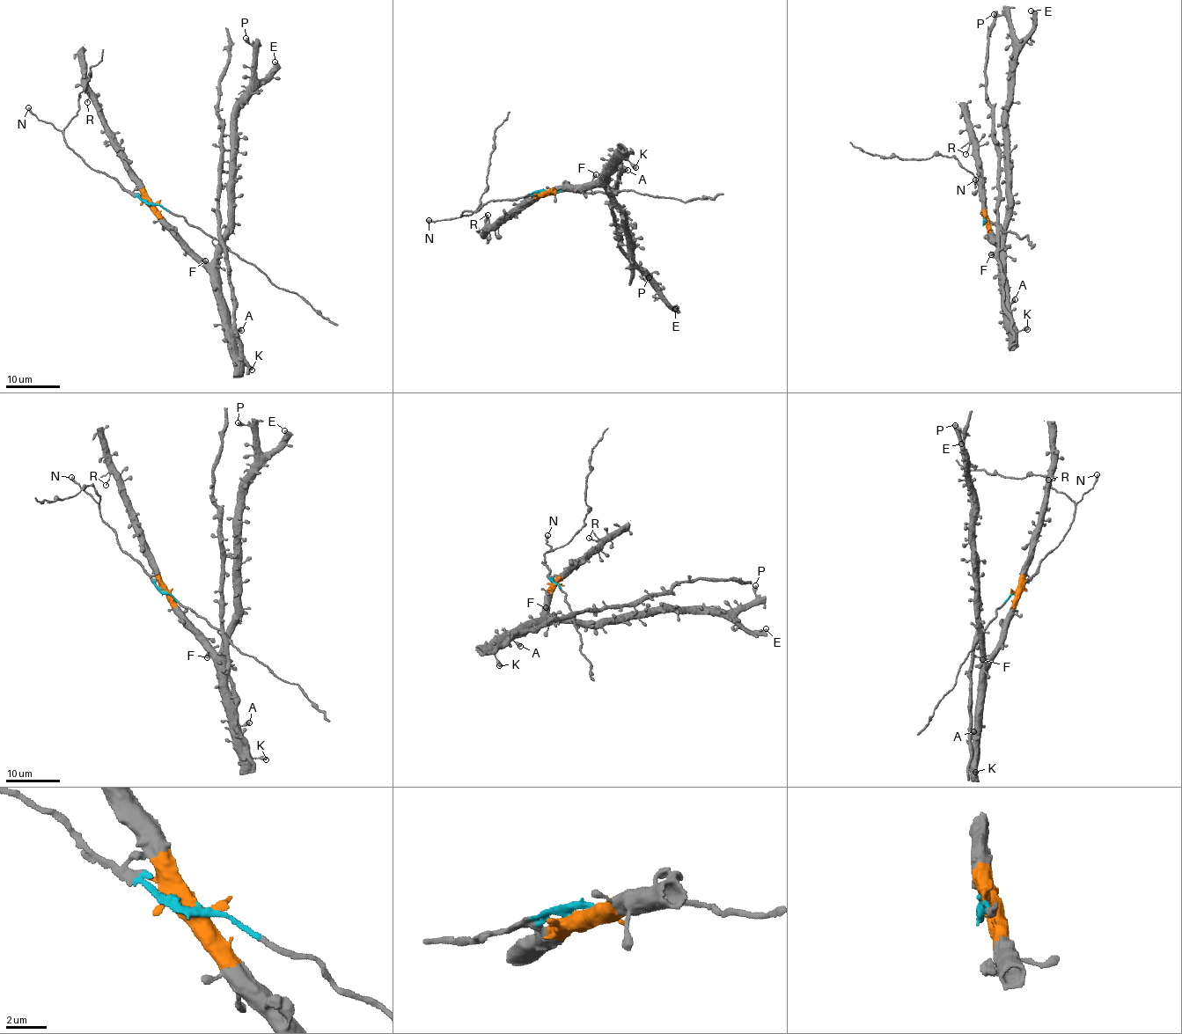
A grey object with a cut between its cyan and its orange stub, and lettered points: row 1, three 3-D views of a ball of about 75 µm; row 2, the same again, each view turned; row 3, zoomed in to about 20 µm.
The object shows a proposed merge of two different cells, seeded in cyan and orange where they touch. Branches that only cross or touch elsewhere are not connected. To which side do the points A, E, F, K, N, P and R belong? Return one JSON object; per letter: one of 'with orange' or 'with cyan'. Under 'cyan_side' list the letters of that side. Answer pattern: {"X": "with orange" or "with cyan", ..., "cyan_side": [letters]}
{"A": "with orange", "E": "with orange", "F": "with orange", "K": "with orange", "N": "with cyan", "P": "with orange", "R": "with orange", "cyan_side": ["N"]}

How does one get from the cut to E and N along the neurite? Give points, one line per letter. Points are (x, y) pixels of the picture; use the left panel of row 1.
E: (151, 203), (190, 247), (208, 262), (211, 261), (228, 221), (233, 105), (250, 84), (266, 76), (275, 62)
N: (151, 203), (145, 203), (113, 179), (96, 172), (67, 143), (60, 130), (41, 121), (29, 107)

